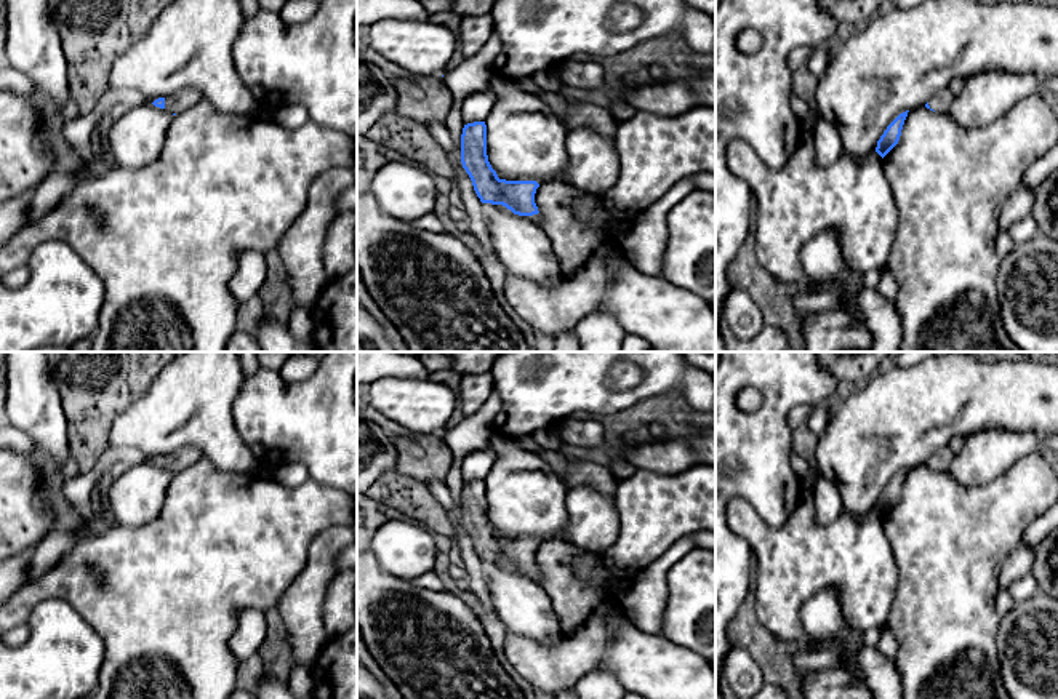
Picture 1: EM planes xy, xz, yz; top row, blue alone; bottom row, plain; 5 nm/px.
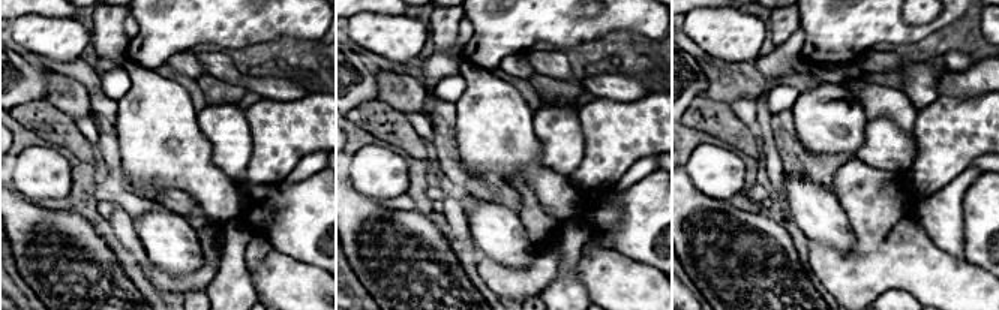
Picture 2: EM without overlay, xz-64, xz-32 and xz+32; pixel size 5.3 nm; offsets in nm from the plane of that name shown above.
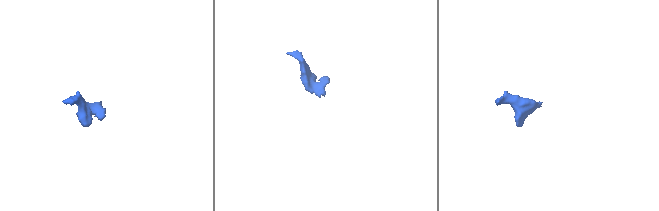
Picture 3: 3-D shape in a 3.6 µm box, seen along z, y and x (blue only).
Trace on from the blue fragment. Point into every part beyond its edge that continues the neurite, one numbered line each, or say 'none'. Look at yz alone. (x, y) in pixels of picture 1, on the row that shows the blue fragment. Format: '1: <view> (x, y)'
1: yz (940, 103)

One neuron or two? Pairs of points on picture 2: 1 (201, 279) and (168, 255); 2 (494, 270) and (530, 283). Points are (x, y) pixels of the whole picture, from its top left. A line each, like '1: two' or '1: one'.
1: two
2: one

